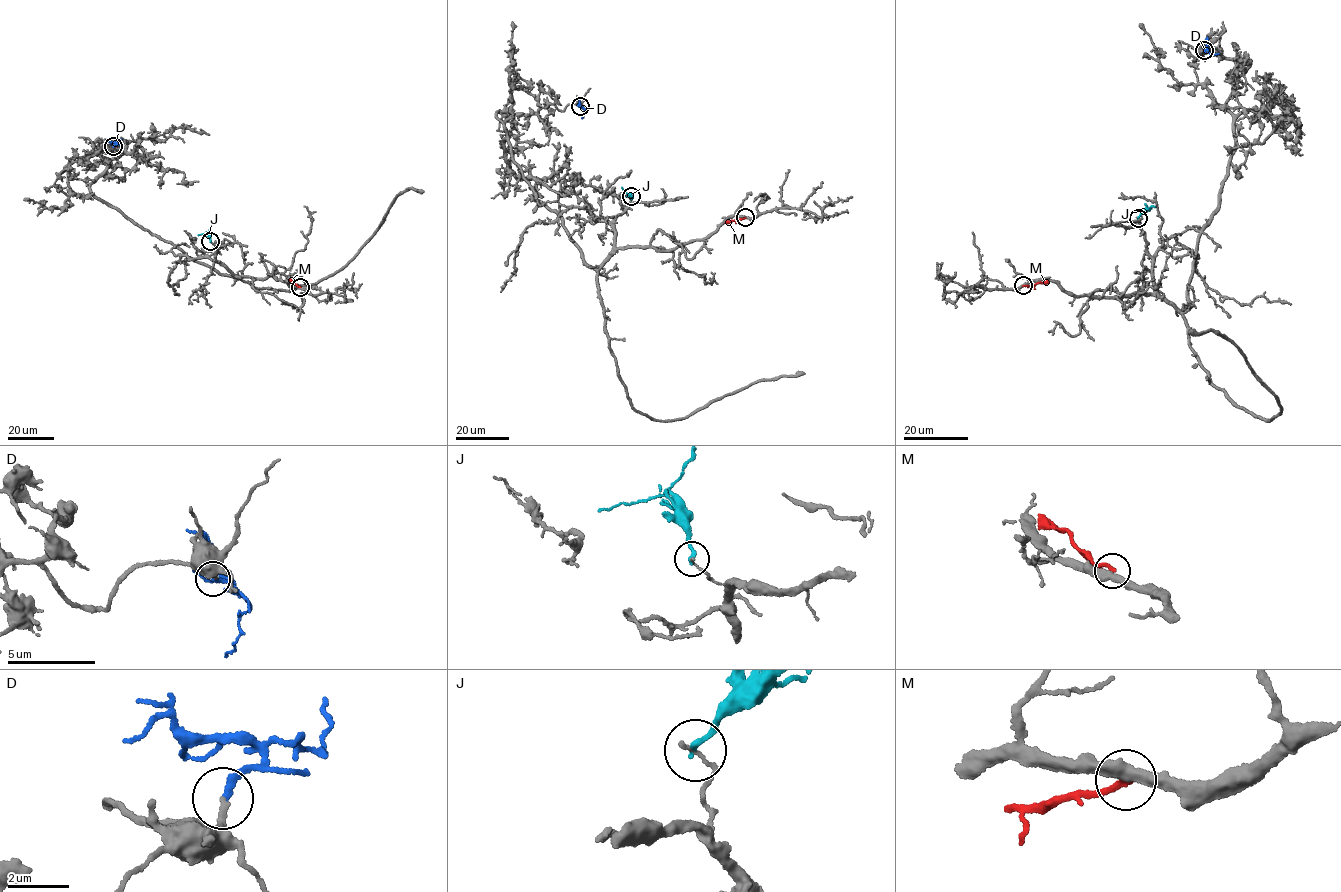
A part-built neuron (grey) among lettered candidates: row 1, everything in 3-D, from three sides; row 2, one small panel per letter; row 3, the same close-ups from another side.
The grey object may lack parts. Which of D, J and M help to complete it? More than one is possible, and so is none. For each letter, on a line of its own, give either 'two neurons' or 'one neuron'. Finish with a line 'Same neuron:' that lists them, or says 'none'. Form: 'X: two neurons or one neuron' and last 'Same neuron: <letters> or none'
D: two neurons
J: two neurons
M: two neurons
Same neuron: none

